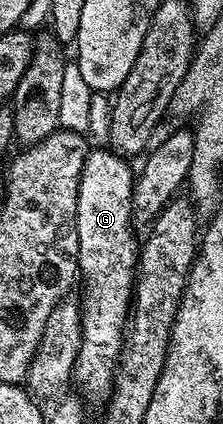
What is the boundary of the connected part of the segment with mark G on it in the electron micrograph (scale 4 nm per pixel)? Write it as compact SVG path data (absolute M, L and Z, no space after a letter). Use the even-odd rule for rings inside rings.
M88 149L84 167L81 168L80 186L77 188L77 240L79 241L78 273L87 277L87 291L81 297L81 321L83 339L79 341L79 351L73 371L74 385L84 390L88 399L106 399L111 393L111 384L115 377L115 366L119 362L119 353L123 347L123 331L127 324L127 315L131 308L131 296L135 284L135 263L137 261L137 238L131 235L133 219L131 217L131 189L135 187L133 170L127 167L128 159L115 153L114 149Z

